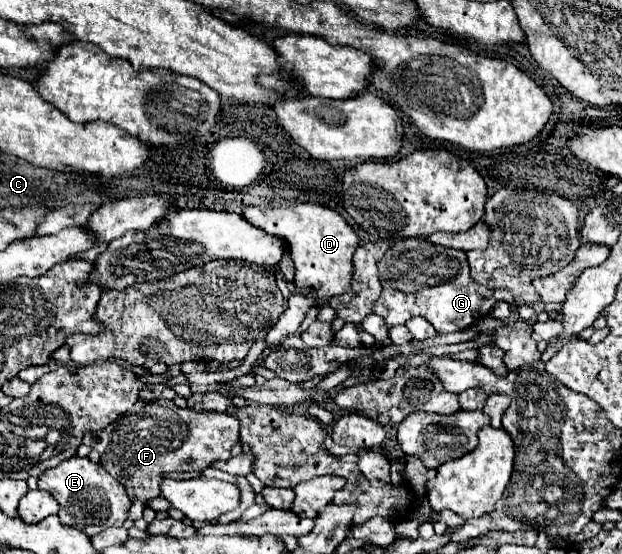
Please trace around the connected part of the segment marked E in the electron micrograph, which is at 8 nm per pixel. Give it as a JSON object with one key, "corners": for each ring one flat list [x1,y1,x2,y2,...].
{"corners":[[68,458,66,462,50,468,38,476,38,488,50,492,60,504,58,518,64,526,82,530,86,536,94,536,110,526,122,526,128,518,128,510,132,506,124,486,106,474,100,464,90,462,90,458]]}

